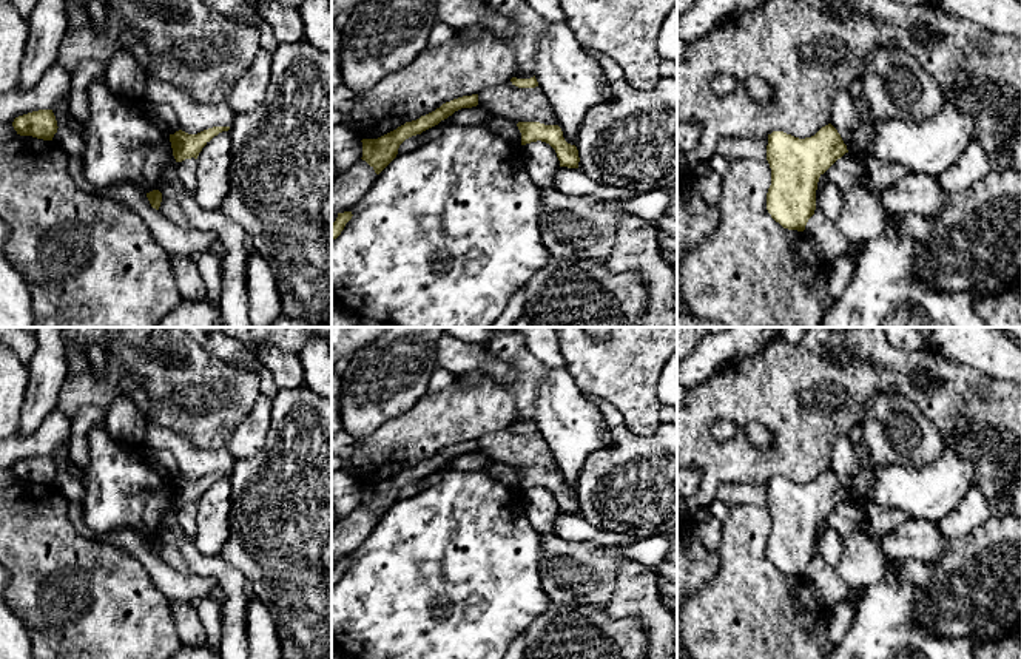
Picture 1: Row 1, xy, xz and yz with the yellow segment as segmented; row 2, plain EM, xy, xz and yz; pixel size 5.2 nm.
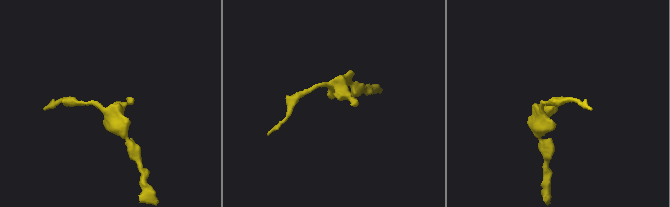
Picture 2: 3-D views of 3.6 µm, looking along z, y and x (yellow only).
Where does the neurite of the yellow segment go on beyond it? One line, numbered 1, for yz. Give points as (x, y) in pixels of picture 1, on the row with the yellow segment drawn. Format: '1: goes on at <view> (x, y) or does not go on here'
1: does not go on here

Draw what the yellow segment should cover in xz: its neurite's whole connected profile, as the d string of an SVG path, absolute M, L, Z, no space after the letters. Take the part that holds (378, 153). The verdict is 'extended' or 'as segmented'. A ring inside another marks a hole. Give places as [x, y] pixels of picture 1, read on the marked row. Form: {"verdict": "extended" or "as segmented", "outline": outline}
{"verdict": "as segmented", "outline": "M478 94L463 96L450 102L443 103L435 111L421 116L416 120L406 122L396 130L378 137L362 139L362 161L366 161L376 174L379 174L398 154L399 145L416 134L438 125L441 120L452 116L461 108L472 108L478 105Z"}

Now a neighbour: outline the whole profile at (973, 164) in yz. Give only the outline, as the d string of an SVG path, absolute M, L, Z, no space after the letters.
M972 140L959 161L947 171L935 176L945 193L961 191L992 170L990 159L981 144Z

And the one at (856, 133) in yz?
M842 91L834 97L830 123L837 130L848 153L864 154L873 139L873 122L862 120L853 106L853 97Z

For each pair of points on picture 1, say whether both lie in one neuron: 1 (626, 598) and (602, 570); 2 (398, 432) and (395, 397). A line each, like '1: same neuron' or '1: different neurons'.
1: different neurons
2: different neurons

